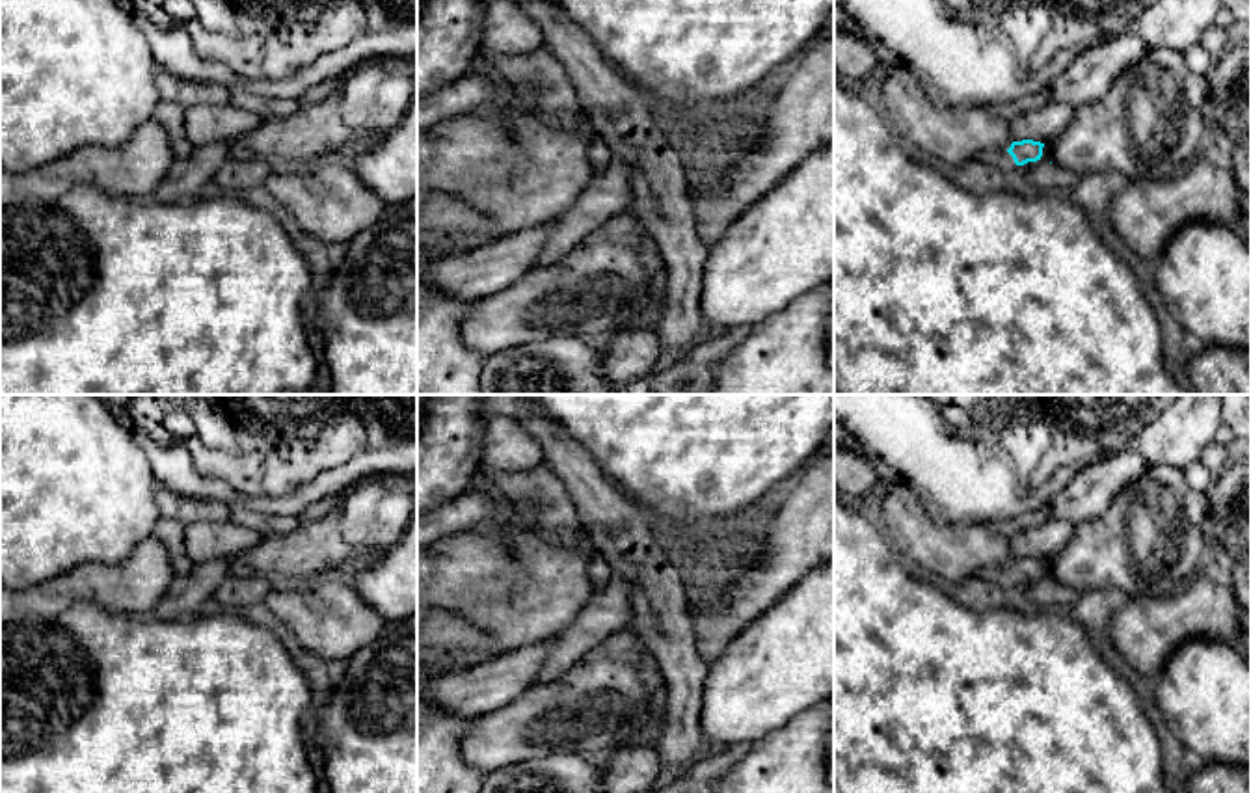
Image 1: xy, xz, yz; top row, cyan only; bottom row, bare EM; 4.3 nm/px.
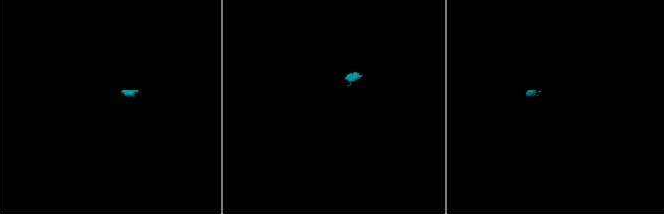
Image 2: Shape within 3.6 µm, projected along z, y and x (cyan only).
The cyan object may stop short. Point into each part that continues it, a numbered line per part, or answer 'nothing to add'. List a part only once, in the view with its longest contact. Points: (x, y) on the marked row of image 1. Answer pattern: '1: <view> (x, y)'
1: yz (1006, 157)

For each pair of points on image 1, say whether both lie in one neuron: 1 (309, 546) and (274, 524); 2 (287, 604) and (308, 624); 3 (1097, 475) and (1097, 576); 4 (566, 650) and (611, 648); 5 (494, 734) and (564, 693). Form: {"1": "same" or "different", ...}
{"1": "different", "2": "same", "3": "different", "4": "different", "5": "same"}

